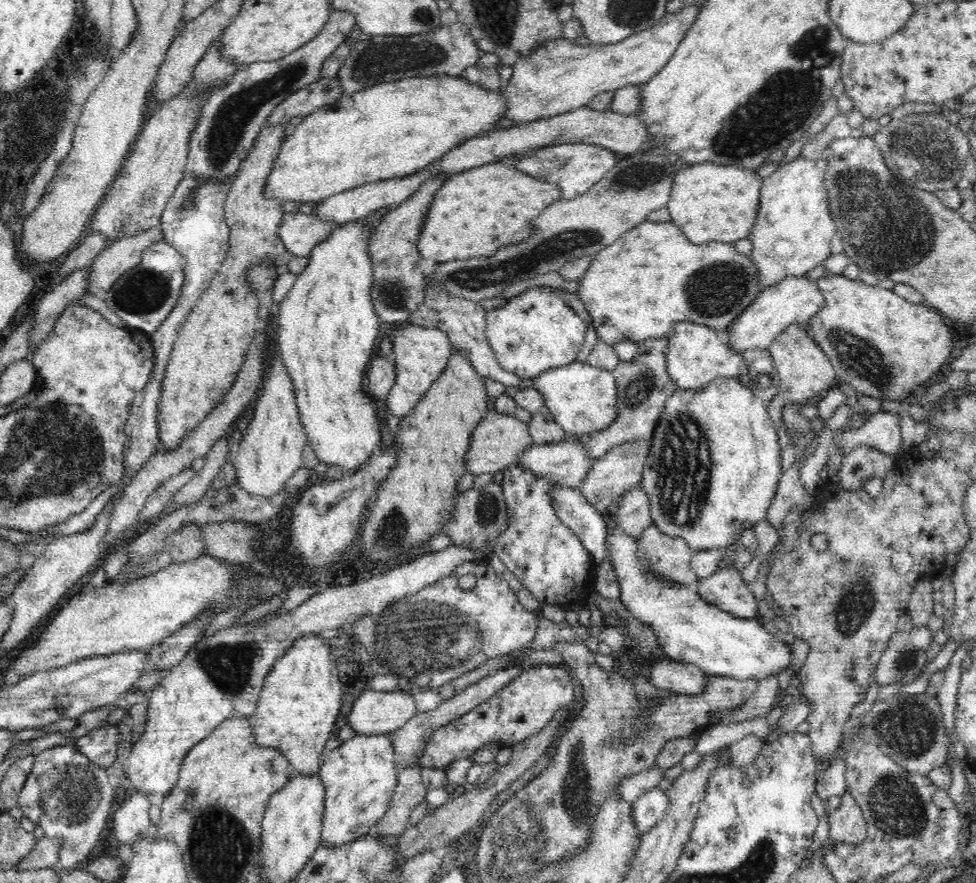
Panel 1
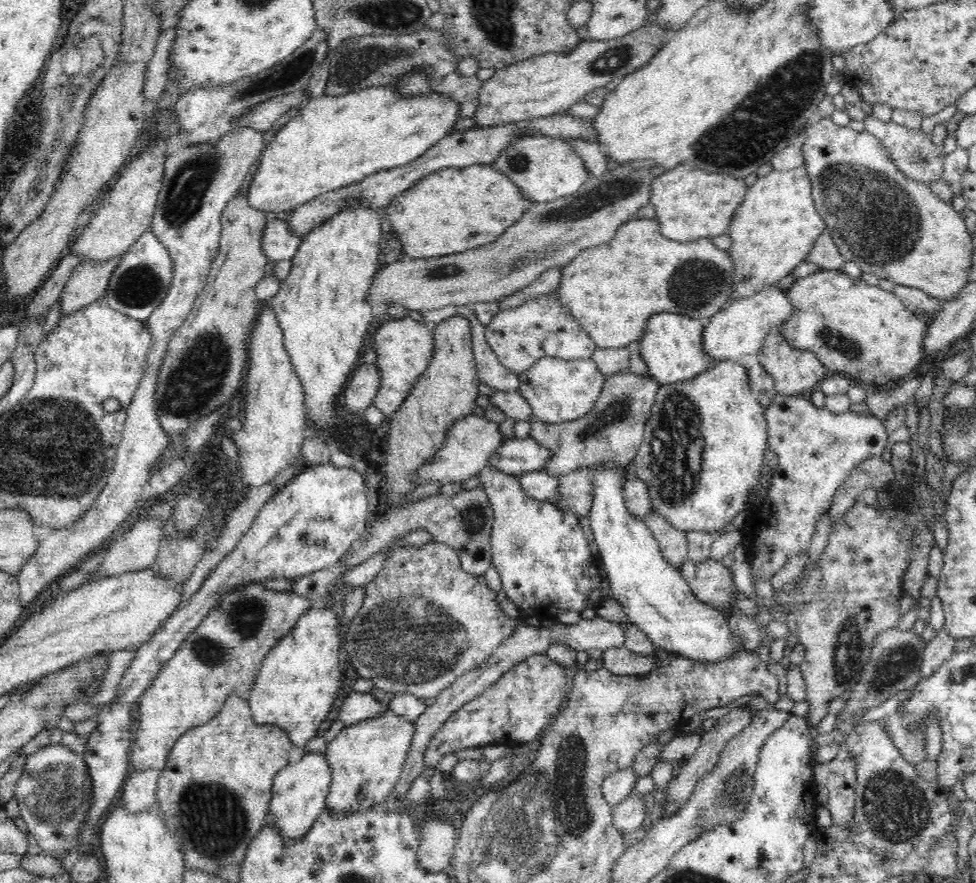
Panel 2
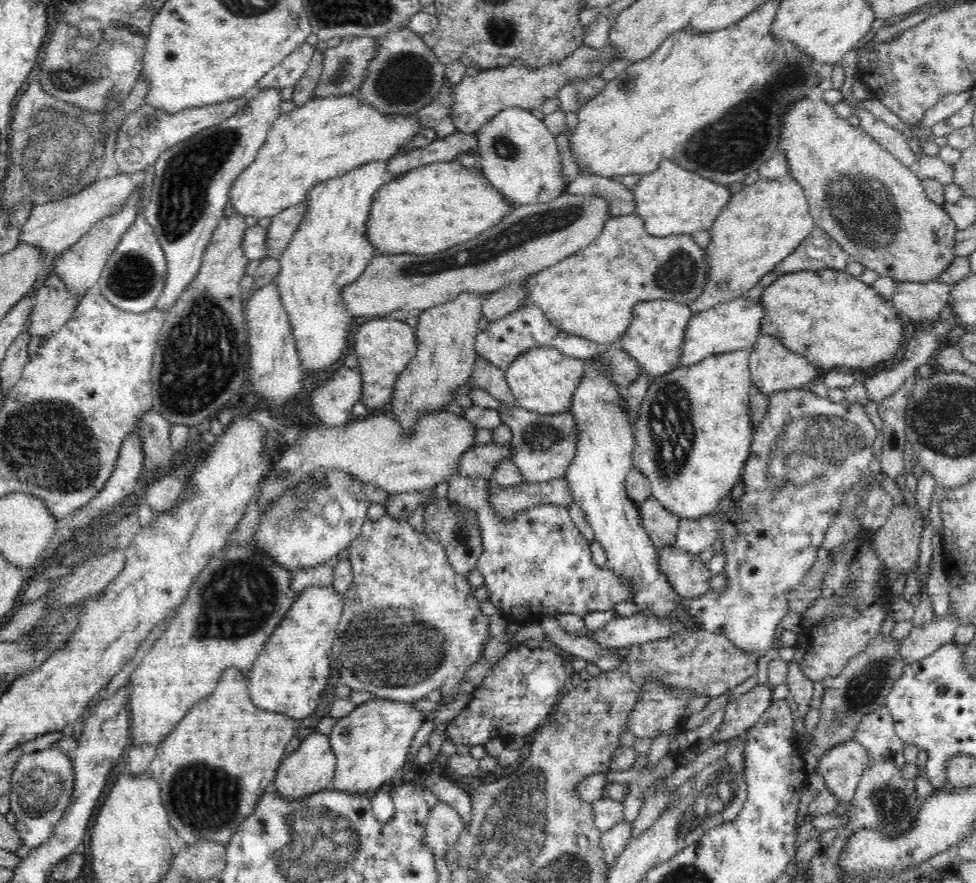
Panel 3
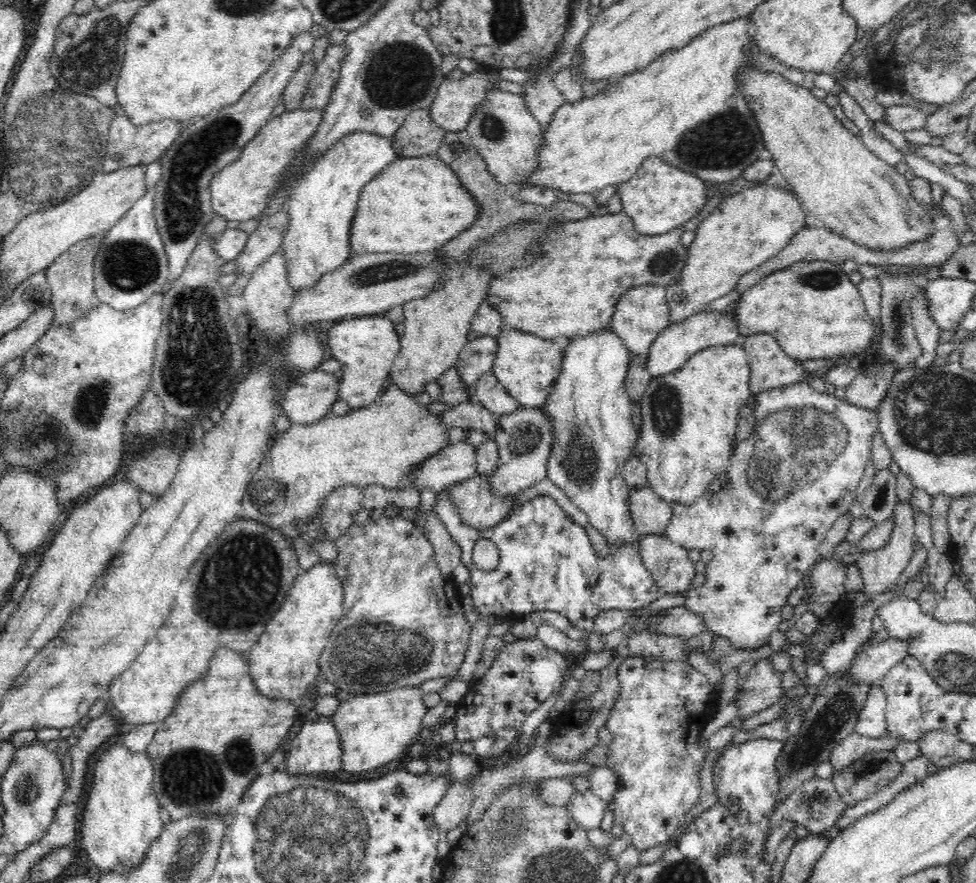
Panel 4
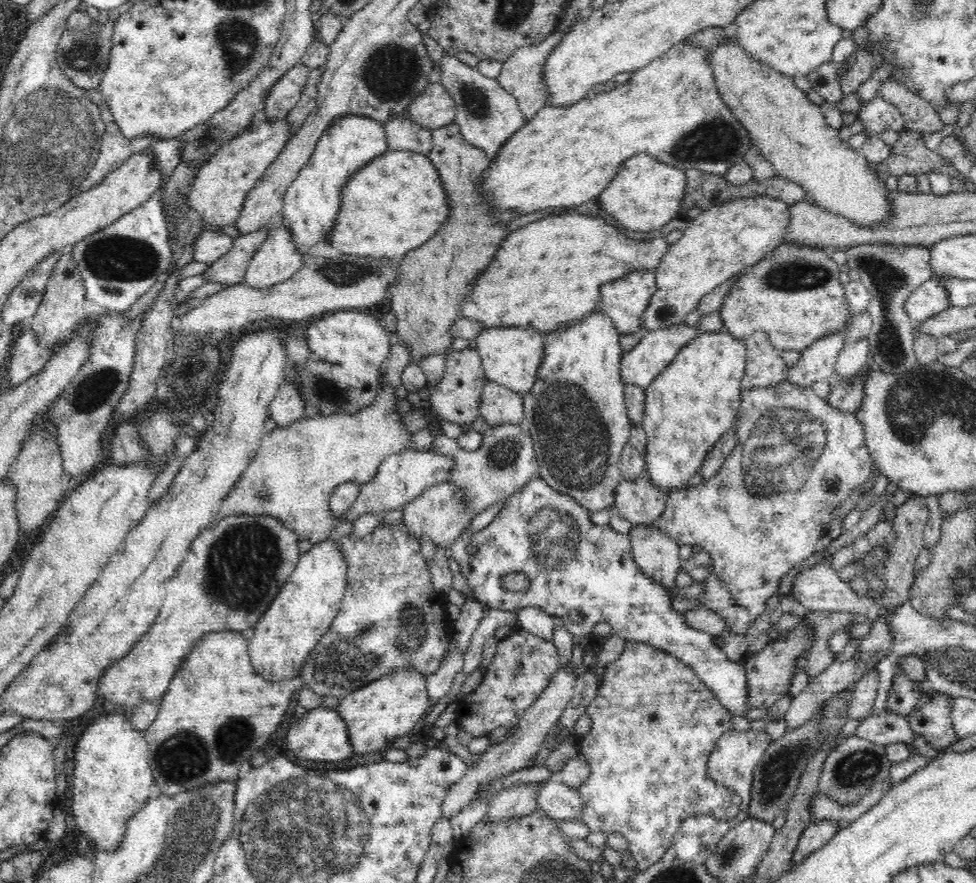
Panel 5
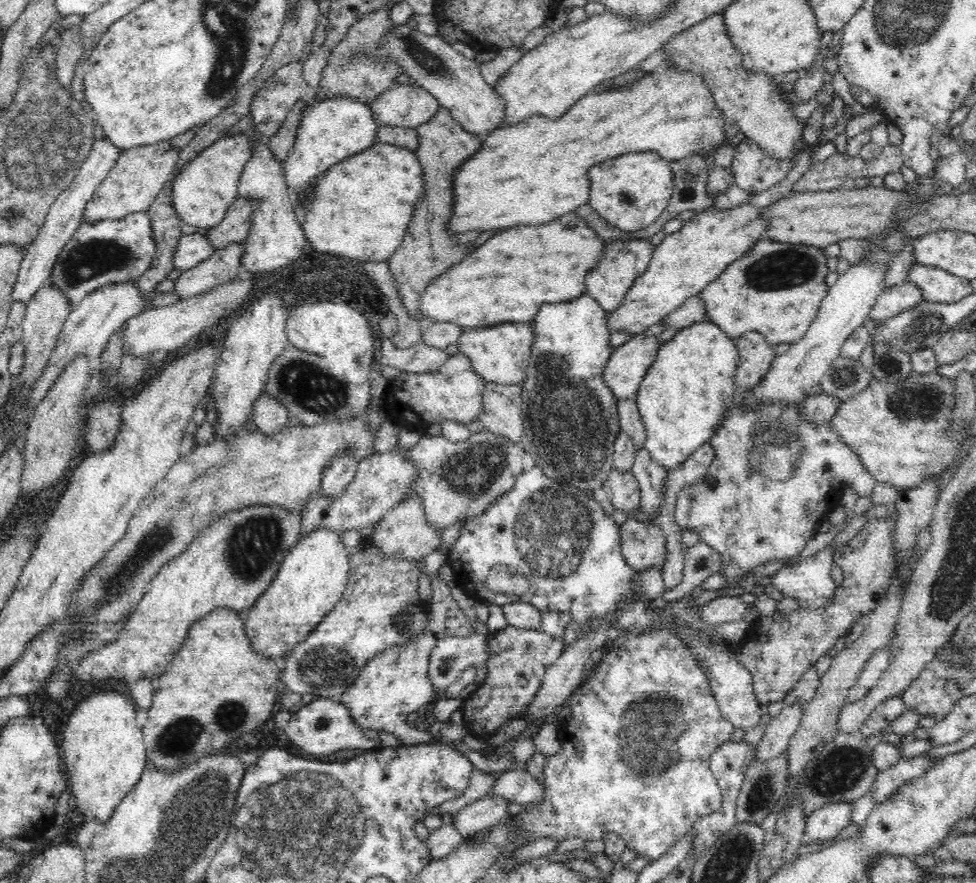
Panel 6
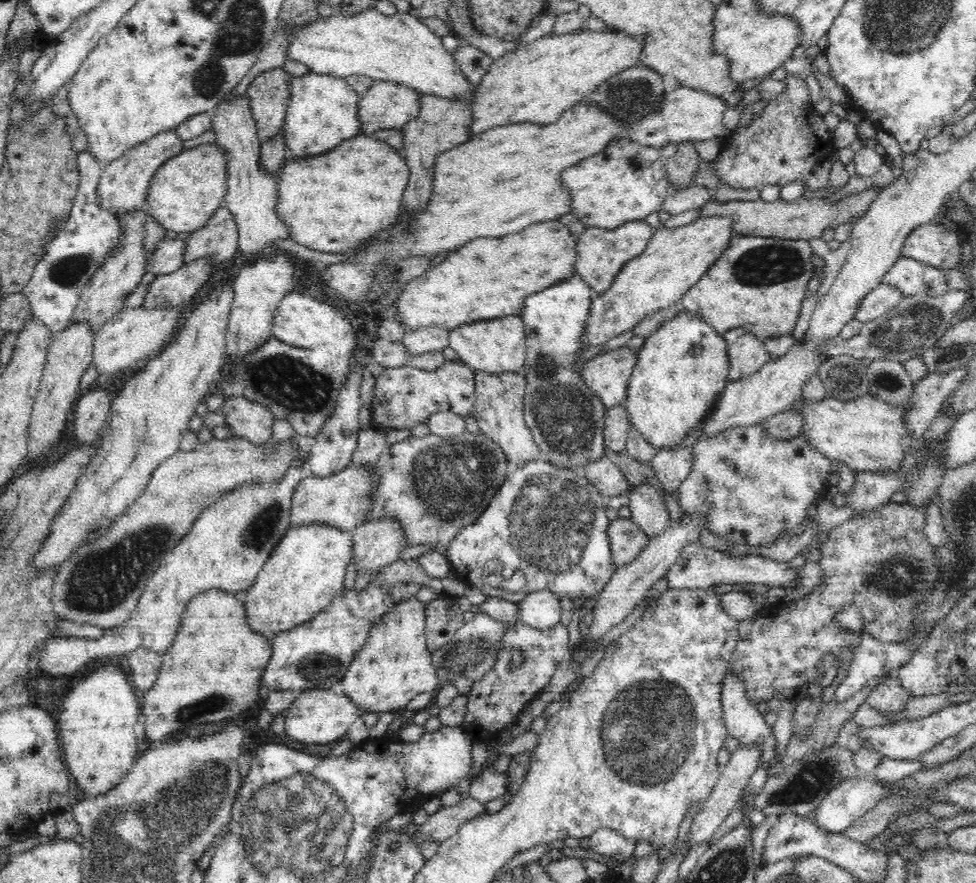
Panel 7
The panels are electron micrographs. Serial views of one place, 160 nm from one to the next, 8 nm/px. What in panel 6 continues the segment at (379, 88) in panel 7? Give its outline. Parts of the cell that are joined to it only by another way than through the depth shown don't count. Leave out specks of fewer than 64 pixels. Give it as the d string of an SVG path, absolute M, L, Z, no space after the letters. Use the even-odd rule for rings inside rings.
M398 83L368 104L379 126L404 126L416 129L430 122L441 107L421 86Z

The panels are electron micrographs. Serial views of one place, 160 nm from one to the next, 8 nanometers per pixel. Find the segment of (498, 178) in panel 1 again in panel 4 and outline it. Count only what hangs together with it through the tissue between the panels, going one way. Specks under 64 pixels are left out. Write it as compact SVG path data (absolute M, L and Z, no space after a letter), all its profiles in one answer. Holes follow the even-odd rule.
M434 156L400 157L391 162L360 190L359 203L352 219L350 246L354 254L416 254L435 251L446 240L466 230L479 213L479 204L462 186L460 179L444 161Z

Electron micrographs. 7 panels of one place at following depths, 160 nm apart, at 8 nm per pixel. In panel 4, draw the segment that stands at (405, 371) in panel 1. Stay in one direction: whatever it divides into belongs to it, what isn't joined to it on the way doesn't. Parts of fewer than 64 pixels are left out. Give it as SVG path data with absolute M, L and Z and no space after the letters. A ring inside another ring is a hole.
M365 316L346 318L333 323L326 332L326 344L330 356L344 366L339 372L339 395L337 400L345 400L351 409L370 406L385 389L389 382L391 366L400 352L400 337L394 329L395 324L387 318L365 318Z

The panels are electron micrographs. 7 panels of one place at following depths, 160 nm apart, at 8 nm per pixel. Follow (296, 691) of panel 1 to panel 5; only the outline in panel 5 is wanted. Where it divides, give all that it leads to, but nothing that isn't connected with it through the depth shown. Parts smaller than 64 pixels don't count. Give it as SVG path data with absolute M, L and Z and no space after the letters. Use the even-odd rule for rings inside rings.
M336 521L328 540L314 544L306 554L300 556L292 574L281 586L277 597L269 604L266 614L260 618L256 628L247 635L252 666L256 669L256 673L264 679L281 681L299 676L311 650L318 644L322 635L330 630L336 614L340 612L341 602L347 588L347 564L340 551L340 540L344 536L350 535L352 528L354 528L354 522Z

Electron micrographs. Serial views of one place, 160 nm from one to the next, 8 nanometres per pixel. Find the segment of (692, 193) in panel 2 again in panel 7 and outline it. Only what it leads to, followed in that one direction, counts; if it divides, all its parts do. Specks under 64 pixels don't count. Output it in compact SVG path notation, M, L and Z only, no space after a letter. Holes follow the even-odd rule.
M612 140L604 152L583 158L578 165L564 169L560 175L562 184L572 197L570 212L588 227L615 229L628 221L644 220L650 213L661 210L666 195L670 194L670 182L664 163L660 160L660 149L640 146L632 140Z

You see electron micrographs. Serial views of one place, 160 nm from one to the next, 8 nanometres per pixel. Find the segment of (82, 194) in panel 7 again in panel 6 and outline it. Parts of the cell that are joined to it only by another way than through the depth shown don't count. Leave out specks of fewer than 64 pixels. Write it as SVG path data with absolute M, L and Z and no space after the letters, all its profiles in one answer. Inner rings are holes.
M147 211L130 213L121 219L93 223L81 220L78 230L56 259L56 266L46 284L59 288L74 309L84 297L104 285L121 283L128 279L136 283L137 278L144 276L152 266L155 252L156 243Z

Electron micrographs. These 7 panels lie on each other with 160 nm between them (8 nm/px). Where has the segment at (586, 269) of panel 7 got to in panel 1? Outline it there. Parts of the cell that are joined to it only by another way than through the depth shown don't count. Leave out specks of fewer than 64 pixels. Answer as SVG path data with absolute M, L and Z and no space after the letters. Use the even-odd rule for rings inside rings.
M694 322L676 323L667 336L668 348L665 354L668 376L676 386L684 389L703 389L704 385L718 377L742 378L747 374L747 364L740 352L732 350L716 334L716 331L708 326Z

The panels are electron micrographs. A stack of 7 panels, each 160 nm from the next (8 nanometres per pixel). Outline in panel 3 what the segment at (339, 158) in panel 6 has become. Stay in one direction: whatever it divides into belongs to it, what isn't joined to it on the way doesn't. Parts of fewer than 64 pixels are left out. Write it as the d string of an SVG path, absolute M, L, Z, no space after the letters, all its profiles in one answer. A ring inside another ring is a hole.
M390 161L367 162L339 177L314 185L307 192L306 214L278 258L281 268L276 285L292 323L304 371L330 372L332 364L337 362L339 366L350 351L348 332L350 322L356 320L356 316L347 313L339 294L347 284L364 274L368 262L374 257L376 248L367 239L365 226L371 200L386 181Z

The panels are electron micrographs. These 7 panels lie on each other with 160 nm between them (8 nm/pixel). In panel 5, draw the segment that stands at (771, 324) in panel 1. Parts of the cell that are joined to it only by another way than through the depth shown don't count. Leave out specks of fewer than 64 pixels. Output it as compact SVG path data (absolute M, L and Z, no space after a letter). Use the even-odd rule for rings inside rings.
M684 322L667 329L645 331L636 346L623 352L620 363L622 382L626 385L633 384L645 389L673 361L680 349L700 333L701 331L695 329L695 326L685 325Z

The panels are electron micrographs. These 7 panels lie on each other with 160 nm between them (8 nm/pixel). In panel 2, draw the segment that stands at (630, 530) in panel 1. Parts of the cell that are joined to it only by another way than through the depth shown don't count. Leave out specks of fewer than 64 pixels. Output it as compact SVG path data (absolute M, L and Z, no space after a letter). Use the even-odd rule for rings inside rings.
M628 466L623 475L623 498L630 514L635 518L646 520L646 516L652 512L652 500L647 484L640 478L633 466Z

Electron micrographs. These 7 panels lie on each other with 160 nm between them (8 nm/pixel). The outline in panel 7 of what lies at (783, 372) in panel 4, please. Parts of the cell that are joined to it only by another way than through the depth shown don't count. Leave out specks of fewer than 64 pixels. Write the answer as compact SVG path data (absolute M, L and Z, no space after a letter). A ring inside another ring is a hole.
M732 328L723 337L728 347L730 381L754 374L773 359L763 341L743 328Z

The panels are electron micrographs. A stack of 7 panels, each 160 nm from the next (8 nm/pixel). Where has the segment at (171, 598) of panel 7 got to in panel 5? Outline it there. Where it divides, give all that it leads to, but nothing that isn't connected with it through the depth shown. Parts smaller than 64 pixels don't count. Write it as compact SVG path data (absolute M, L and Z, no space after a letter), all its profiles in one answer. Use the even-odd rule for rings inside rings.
M264 514L233 515L220 520L213 528L204 529L192 544L192 548L188 550L184 562L166 581L167 593L160 608L160 616L129 653L104 669L97 684L98 694L102 694L109 705L119 704L119 706L130 706L132 709L139 705L139 702L146 700L156 701L159 704L168 690L170 680L175 677L178 666L203 634L230 628L234 632L248 635L256 628L256 624L266 614L269 604L277 597L281 586L288 580L300 560L299 542L301 539L292 529L287 528L276 518Z

